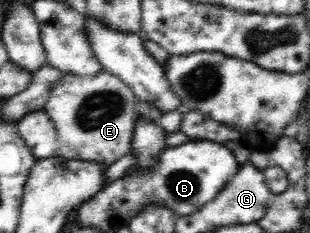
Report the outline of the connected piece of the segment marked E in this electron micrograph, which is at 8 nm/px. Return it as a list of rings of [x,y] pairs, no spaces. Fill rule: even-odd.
[[[109,70],[93,75],[63,77],[51,91],[44,109],[53,121],[60,143],[59,156],[73,161],[98,163],[105,171],[130,153],[137,111],[142,101]]]

